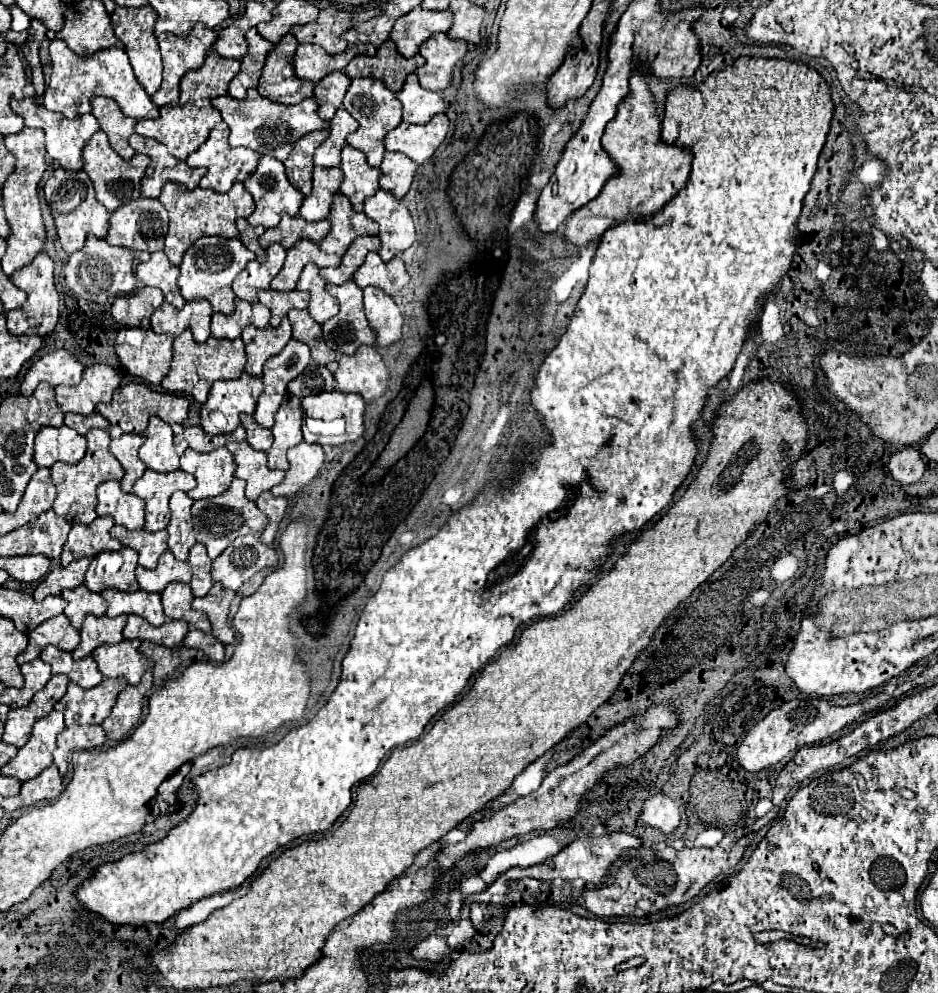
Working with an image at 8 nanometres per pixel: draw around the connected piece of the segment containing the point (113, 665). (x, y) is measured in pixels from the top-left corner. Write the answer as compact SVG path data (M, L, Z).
M122 640L114 646L98 646L92 652L100 672L106 678L124 676L128 684L138 684L142 674L154 666L154 662L140 654L140 640Z

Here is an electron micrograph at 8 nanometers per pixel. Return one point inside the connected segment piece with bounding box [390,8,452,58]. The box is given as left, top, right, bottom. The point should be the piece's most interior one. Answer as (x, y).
(412, 29)

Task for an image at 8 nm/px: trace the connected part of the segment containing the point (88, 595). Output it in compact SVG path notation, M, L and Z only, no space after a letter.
M84 584L78 586L78 588L66 590L60 596L68 602L64 614L68 616L68 620L70 620L70 624L74 628L80 628L82 626L86 614L102 616L106 612L106 608L108 608L106 600L100 594L96 594L96 592L90 592Z

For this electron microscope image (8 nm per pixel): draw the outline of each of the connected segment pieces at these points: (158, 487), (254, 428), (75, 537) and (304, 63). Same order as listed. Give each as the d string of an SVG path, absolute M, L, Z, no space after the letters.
M146 470L142 474L142 478L132 488L132 492L138 498L142 498L146 504L144 528L148 532L164 530L168 526L168 520L170 520L168 500L172 496L172 492L176 492L176 490L188 492L194 486L196 486L194 476L186 474L184 470L176 470L176 472L168 472L168 474Z
M242 414L240 416L242 426L246 428L246 440L254 450L262 450L268 452L268 448L272 446L272 432L268 428L262 428L252 416Z
M102 516L96 518L92 524L76 524L72 526L68 540L64 544L64 552L60 556L62 566L68 566L74 560L80 560L84 556L94 558L102 552L114 552L122 548L122 544L114 538L110 538L110 528L114 526L112 516Z
M300 44L294 52L294 72L302 80L318 82L334 70L344 70L346 64L358 56L366 54L366 44L346 48L342 54L328 54L324 48L314 44Z

